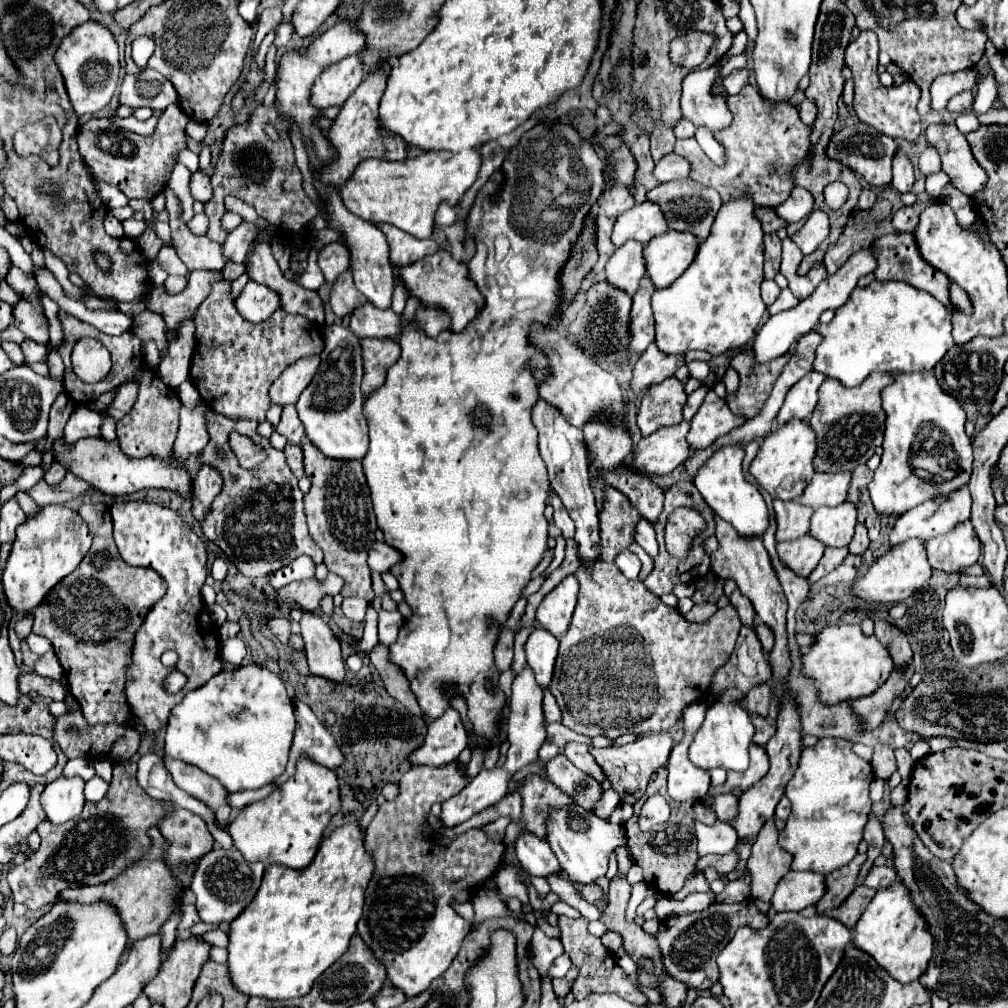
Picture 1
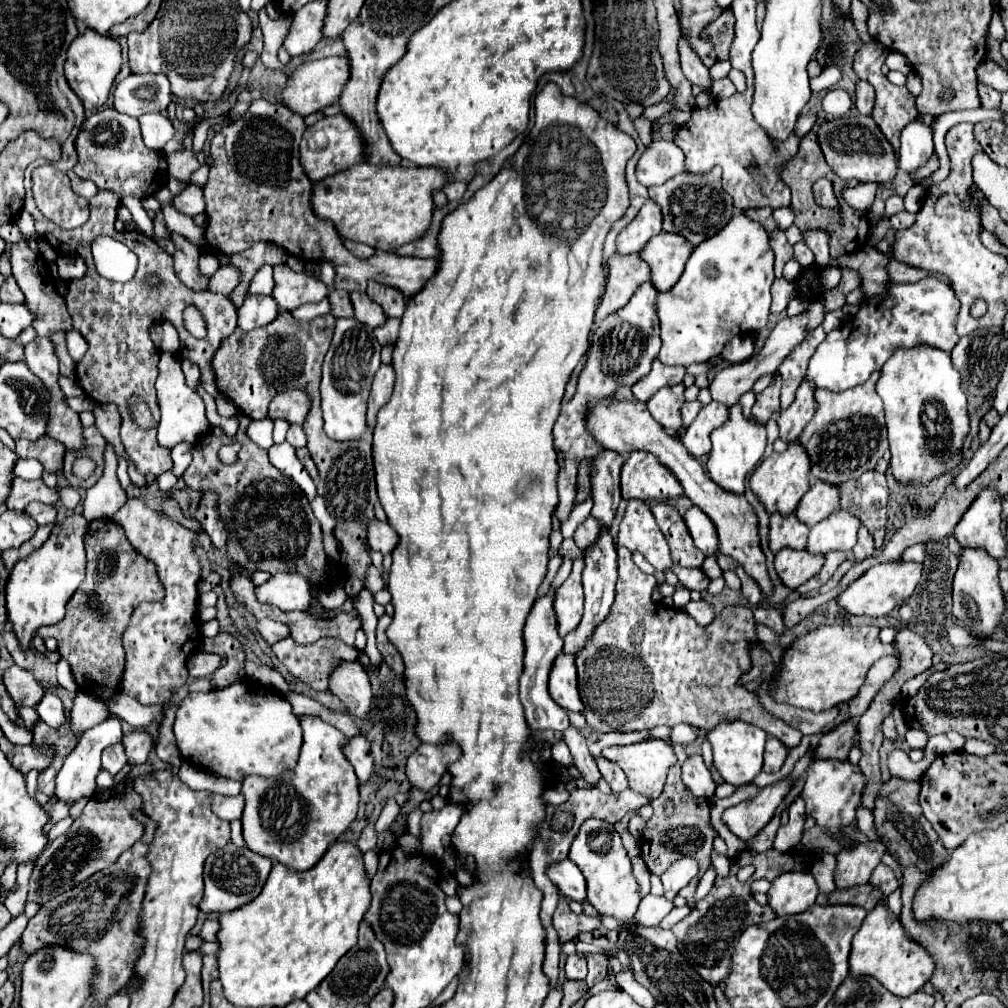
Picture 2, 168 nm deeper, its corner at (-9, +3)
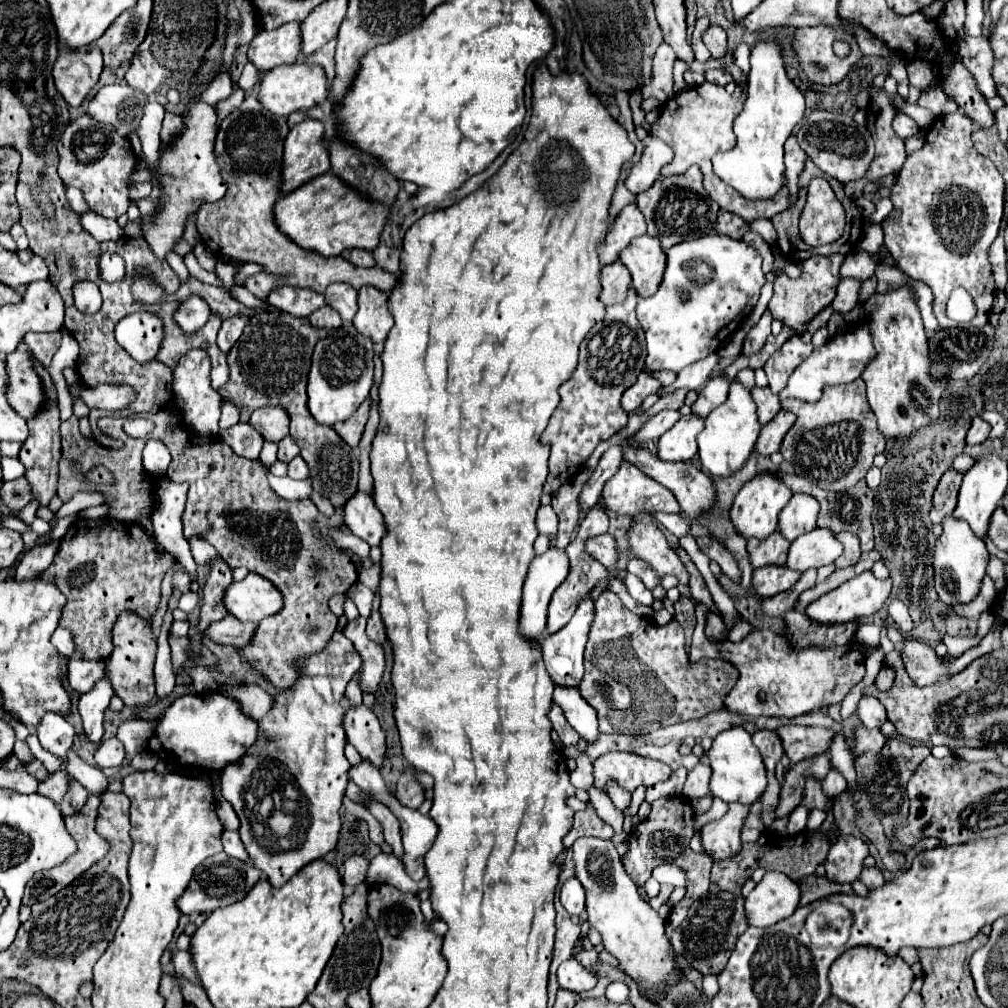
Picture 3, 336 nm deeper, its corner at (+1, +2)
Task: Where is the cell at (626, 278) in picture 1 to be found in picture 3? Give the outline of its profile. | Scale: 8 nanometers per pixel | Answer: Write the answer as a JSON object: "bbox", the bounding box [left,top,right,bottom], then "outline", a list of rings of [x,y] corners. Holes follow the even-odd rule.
{"bbox":[600,261,630,305],"outline":[[[616,261],[602,267],[602,291],[600,301],[604,305],[616,305],[626,299],[626,291],[630,289],[630,273],[628,269]]]}

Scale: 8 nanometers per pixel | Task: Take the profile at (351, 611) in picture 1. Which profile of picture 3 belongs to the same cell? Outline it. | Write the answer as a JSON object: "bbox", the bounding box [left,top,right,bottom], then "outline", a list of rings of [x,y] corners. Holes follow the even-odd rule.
{"bbox":[346,675,362,707],"outline":[[[354,675],[352,681],[348,683],[348,687],[346,687],[346,699],[348,699],[348,705],[350,707],[362,705],[362,691],[358,687],[358,675]]]}

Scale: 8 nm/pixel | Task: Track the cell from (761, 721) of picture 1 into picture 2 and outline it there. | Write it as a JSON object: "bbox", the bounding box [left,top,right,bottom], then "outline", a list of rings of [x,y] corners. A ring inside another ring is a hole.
{"bbox":[576,548,802,748],"outline":[[[618,548],[616,600],[608,620],[596,626],[576,656],[586,724],[598,732],[636,732],[676,724],[710,730],[722,720],[738,718],[762,728],[786,748],[798,746],[802,734],[762,708],[756,694],[738,686],[740,674],[750,670],[750,650],[758,644],[752,610],[726,606],[712,624],[700,626],[684,610],[654,602],[654,580],[632,562],[628,548]]]}

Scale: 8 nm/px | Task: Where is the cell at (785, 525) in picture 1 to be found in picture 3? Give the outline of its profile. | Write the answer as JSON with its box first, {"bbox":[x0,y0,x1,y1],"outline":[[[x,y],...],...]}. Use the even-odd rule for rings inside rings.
{"bbox":[748,533,790,569],"outline":[[[772,533],[768,539],[758,541],[758,539],[748,539],[748,557],[752,569],[764,567],[764,565],[784,565],[786,555],[788,555],[790,543],[780,535]]]}

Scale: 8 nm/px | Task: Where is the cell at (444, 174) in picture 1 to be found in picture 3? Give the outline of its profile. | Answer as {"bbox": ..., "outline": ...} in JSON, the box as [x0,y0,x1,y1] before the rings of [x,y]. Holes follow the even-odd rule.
{"bbox":[274,173,388,257],"outline":[[[332,173],[314,177],[274,203],[274,223],[278,223],[278,229],[302,249],[320,253],[322,257],[338,257],[344,249],[374,251],[388,213],[388,207],[366,201],[362,193],[348,189],[348,185]]]}

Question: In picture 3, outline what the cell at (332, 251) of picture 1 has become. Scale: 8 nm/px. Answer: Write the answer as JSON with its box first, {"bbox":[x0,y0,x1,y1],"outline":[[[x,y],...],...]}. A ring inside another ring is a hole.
{"bbox":[342,249,374,267],"outline":[[[352,249],[352,251],[344,251],[342,257],[346,261],[350,261],[352,265],[358,265],[358,267],[374,267],[374,257],[370,251],[364,251],[364,249]]]}

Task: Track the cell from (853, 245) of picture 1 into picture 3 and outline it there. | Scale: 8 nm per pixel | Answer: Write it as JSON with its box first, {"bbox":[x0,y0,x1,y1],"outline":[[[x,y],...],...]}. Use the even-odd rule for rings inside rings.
{"bbox":[808,307,832,335],"outline":[[[826,307],[822,313],[818,313],[818,315],[810,321],[810,325],[808,325],[808,333],[812,335],[812,333],[814,333],[814,331],[818,331],[820,327],[826,327],[826,323],[828,323],[830,315],[832,315],[832,307]]]}

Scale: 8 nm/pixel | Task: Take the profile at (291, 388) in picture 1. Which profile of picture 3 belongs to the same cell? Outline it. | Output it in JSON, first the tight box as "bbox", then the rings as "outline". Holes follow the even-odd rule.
{"bbox":[250,407,288,443],"outline":[[[262,407],[256,409],[250,417],[250,425],[266,439],[278,443],[288,435],[288,413],[282,407]]]}

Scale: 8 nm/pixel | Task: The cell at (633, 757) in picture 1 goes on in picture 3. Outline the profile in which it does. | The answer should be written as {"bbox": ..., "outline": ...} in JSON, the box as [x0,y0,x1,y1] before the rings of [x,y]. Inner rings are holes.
{"bbox":[594,753,672,791],"outline":[[[606,753],[594,761],[594,787],[606,791],[610,781],[622,785],[626,791],[634,791],[638,785],[654,785],[668,781],[672,769],[666,763],[658,763],[634,753]]]}

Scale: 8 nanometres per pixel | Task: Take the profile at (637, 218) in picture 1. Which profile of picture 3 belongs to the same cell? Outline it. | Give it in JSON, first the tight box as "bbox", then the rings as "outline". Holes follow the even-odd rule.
{"bbox":[598,203,646,265],"outline":[[[632,203],[626,205],[614,223],[610,225],[610,231],[604,237],[604,243],[598,247],[598,257],[602,265],[610,265],[618,261],[618,253],[634,239],[646,233],[646,221],[640,213],[640,209]]]}

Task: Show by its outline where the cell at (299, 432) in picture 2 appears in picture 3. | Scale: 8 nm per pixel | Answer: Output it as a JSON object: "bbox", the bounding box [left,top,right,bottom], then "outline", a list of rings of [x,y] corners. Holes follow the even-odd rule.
{"bbox":[278,437,300,463],"outline":[[[284,437],[284,439],[278,443],[278,459],[280,459],[282,463],[290,463],[292,457],[296,457],[298,453],[300,453],[300,449],[298,449],[298,445],[294,443],[292,437]]]}

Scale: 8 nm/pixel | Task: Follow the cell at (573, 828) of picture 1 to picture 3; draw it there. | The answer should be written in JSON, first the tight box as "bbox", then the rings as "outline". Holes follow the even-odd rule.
{"bbox":[572,837,686,1003],"outline":[[[580,837],[574,841],[572,849],[576,879],[586,889],[588,921],[600,931],[604,951],[608,951],[618,961],[618,967],[634,979],[644,999],[652,1003],[662,1001],[666,997],[666,989],[674,987],[686,975],[680,963],[676,963],[672,945],[666,937],[666,919],[662,919],[658,911],[640,899],[638,887],[626,875],[612,841]]]}

